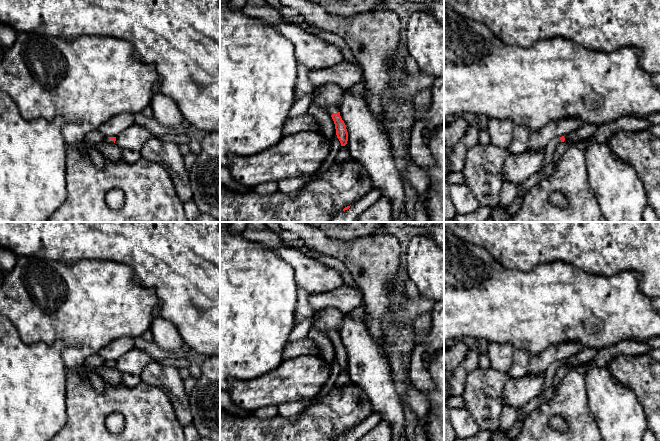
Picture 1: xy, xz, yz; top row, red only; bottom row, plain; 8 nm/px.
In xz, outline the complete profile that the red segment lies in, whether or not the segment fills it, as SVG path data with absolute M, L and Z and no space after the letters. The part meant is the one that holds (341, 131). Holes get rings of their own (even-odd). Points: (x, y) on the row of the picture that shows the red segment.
M327 106L324 107L323 109L325 109L331 115L335 124L337 138L339 139L341 146L345 146L348 141L348 132L346 129L346 125L340 116L338 107Z

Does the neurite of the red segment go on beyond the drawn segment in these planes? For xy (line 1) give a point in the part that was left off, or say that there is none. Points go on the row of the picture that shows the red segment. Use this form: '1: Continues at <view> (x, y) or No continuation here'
1: Continues at xy (107, 140)

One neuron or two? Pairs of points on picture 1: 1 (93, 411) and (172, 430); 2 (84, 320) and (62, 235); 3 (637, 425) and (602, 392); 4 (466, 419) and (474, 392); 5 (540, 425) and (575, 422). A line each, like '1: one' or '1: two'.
1: one
2: two
3: one
4: two
5: one

